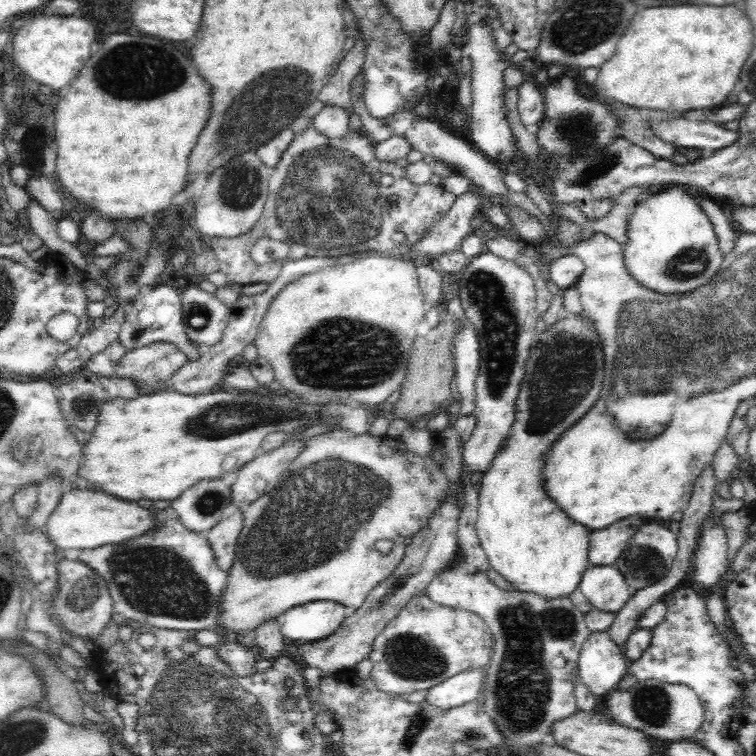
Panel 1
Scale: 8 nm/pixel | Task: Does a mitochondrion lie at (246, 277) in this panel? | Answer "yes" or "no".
no

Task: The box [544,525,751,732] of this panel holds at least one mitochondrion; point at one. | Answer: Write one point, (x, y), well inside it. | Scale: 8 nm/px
(652, 704)

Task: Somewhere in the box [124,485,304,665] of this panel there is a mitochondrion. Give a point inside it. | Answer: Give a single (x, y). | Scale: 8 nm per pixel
(208, 503)

